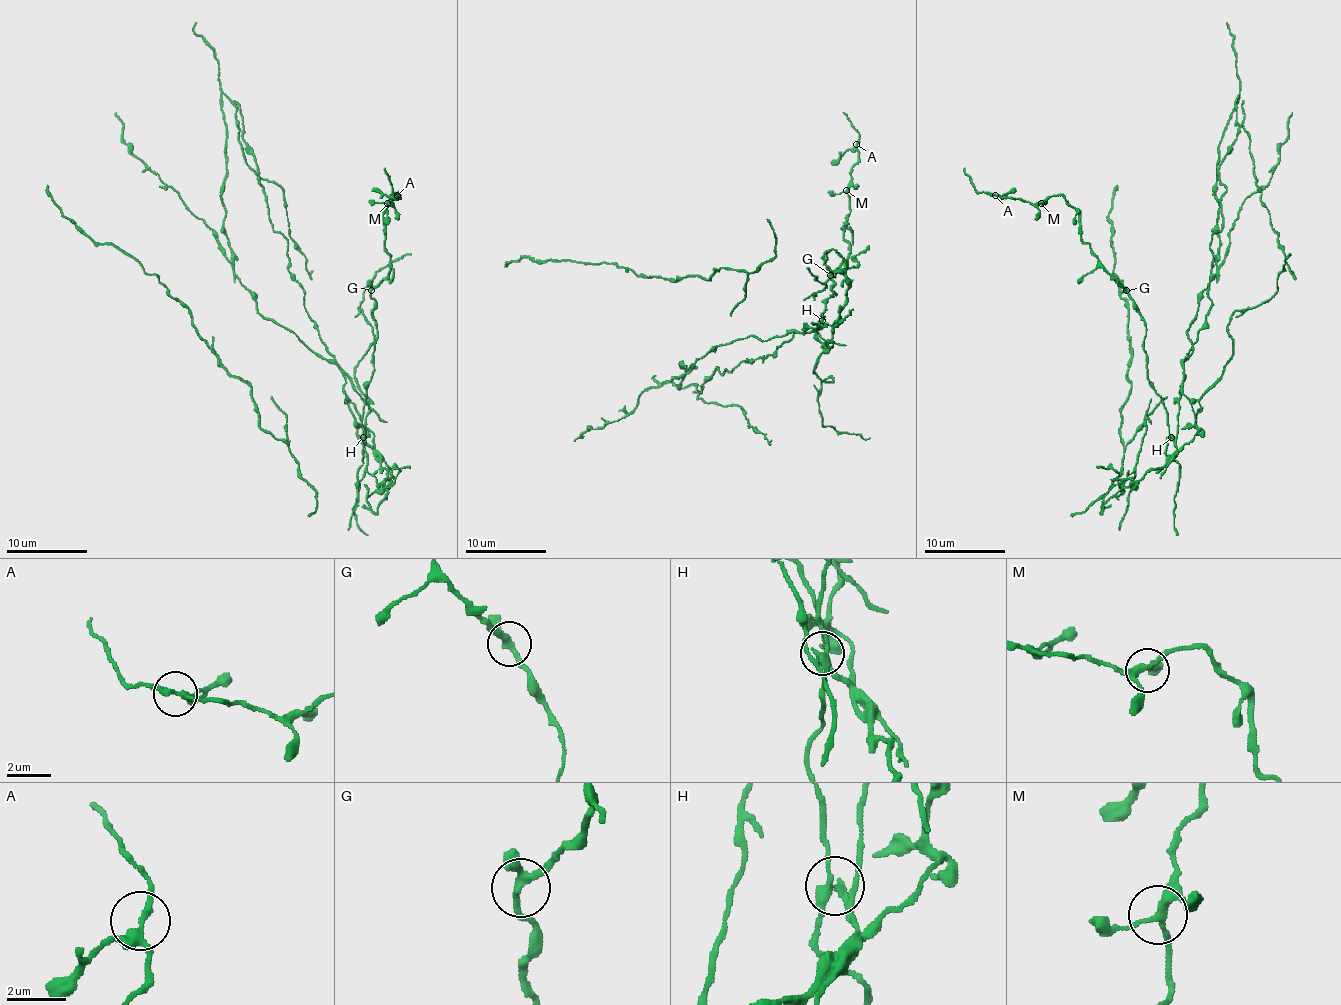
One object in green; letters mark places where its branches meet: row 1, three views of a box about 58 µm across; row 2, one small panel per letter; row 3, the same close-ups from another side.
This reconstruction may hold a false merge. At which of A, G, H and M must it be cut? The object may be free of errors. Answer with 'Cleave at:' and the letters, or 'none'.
Cleave at: H

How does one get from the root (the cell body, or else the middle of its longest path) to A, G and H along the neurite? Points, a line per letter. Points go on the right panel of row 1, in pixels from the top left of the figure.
A: (1164, 463), (1176, 443), (1148, 381), (1146, 322), (1082, 240), (1080, 213), (1061, 195), (1035, 203), (995, 195)
G: (1164, 463), (1174, 453), (1176, 443), (1168, 431), (1166, 407), (1148, 381), (1144, 349), (1146, 322), (1126, 290)
H: (1164, 463), (1176, 449), (1176, 443), (1170, 437)

